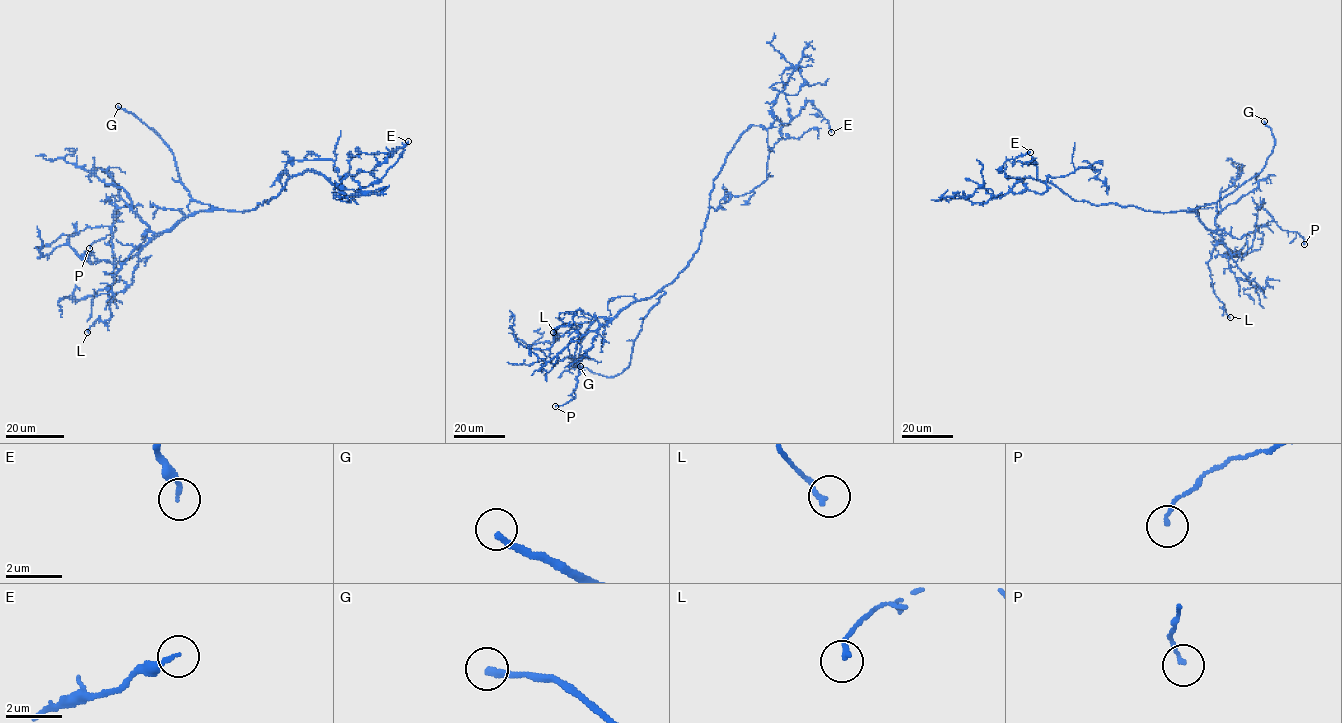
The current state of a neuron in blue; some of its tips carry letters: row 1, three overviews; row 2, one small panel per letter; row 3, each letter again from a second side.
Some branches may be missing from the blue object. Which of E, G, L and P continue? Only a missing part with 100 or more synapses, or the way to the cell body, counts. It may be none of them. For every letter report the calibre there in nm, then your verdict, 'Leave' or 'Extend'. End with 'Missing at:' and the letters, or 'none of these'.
E: Thickness 200 nm. Leave
G: Thickness 260 nm. Extend
L: Thickness 170 nm. Leave
P: Thickness 120 nm. Leave
Missing at: G

